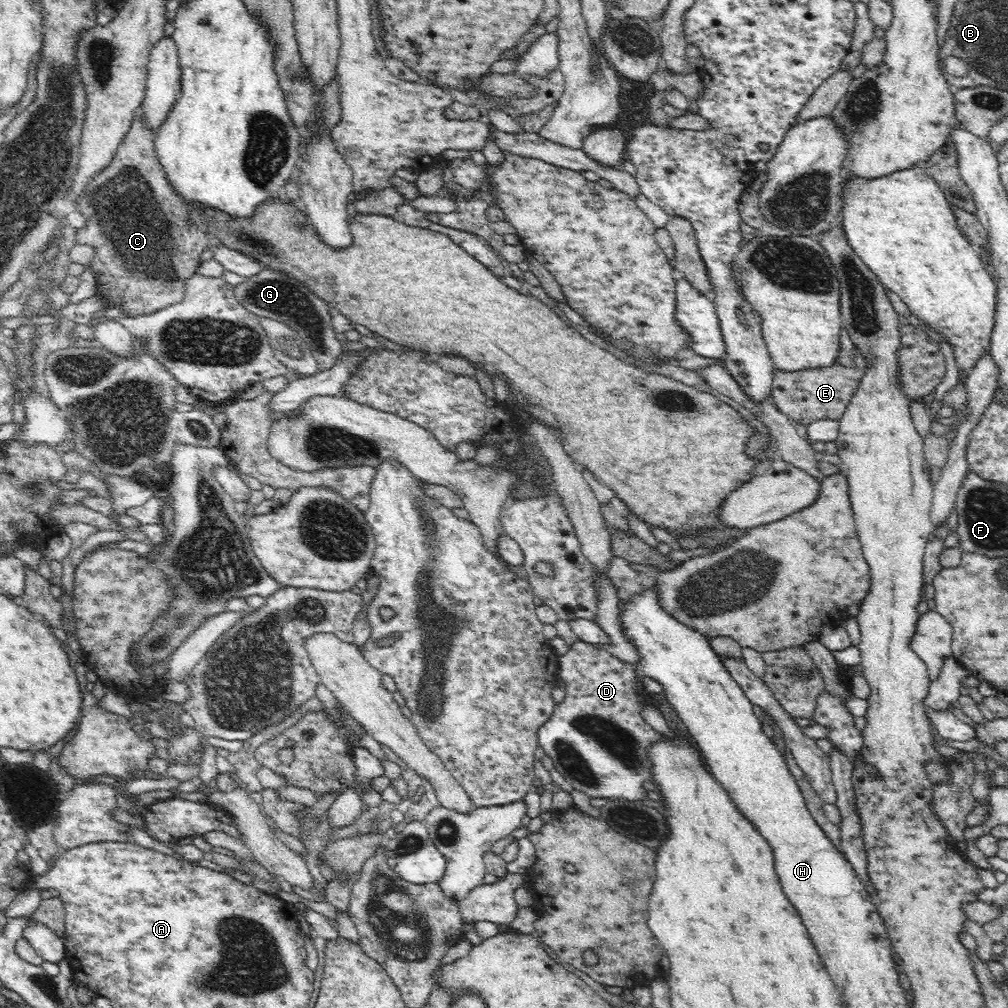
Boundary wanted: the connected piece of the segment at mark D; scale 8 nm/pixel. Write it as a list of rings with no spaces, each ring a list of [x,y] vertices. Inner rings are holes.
[[[576,642],[572,644],[566,656],[558,656],[560,677],[566,682],[568,696],[562,704],[554,706],[554,712],[538,728],[539,745],[548,755],[560,772],[560,775],[576,790],[596,798],[622,798],[622,800],[642,800],[644,782],[653,775],[653,764],[650,762],[648,748],[661,739],[652,726],[640,715],[640,696],[636,684],[637,667],[632,663],[622,664],[608,652],[600,650],[594,644]]]

